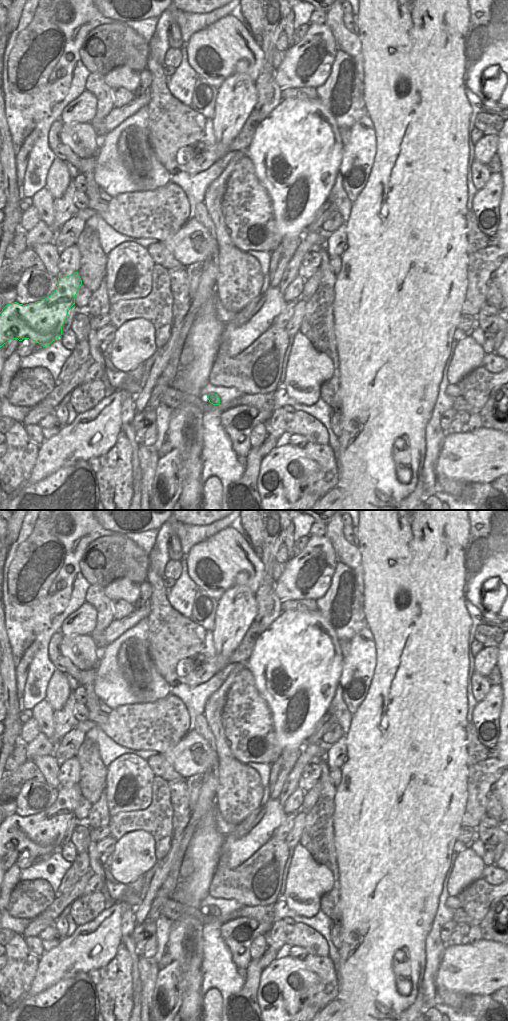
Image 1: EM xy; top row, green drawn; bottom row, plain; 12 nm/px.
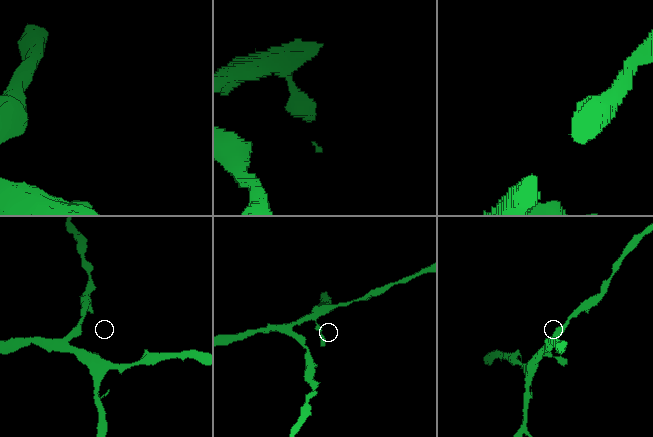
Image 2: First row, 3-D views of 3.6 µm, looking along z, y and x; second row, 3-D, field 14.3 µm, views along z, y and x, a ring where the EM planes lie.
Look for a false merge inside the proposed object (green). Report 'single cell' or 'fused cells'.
single cell

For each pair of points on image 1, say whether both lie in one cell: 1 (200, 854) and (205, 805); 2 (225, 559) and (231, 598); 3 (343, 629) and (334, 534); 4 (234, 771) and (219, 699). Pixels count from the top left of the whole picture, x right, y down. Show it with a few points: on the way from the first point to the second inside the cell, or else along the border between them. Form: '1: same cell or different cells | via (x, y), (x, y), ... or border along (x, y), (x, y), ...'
1: different cells | border along (214, 802), (201, 818), (193, 834)
2: different cells | border along (253, 591), (245, 585), (234, 585), (218, 601)
3: same cell | via (354, 605), (359, 584), (355, 568), (348, 558)
4: same cell | via (224, 753), (216, 728), (216, 717)

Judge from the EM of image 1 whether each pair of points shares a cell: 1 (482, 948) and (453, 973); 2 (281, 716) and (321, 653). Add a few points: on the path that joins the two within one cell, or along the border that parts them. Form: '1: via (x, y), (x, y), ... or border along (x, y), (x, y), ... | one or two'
1: via (475, 955), (460, 970) | one
2: via (293, 734), (303, 726), (310, 712), (311, 680) | one

